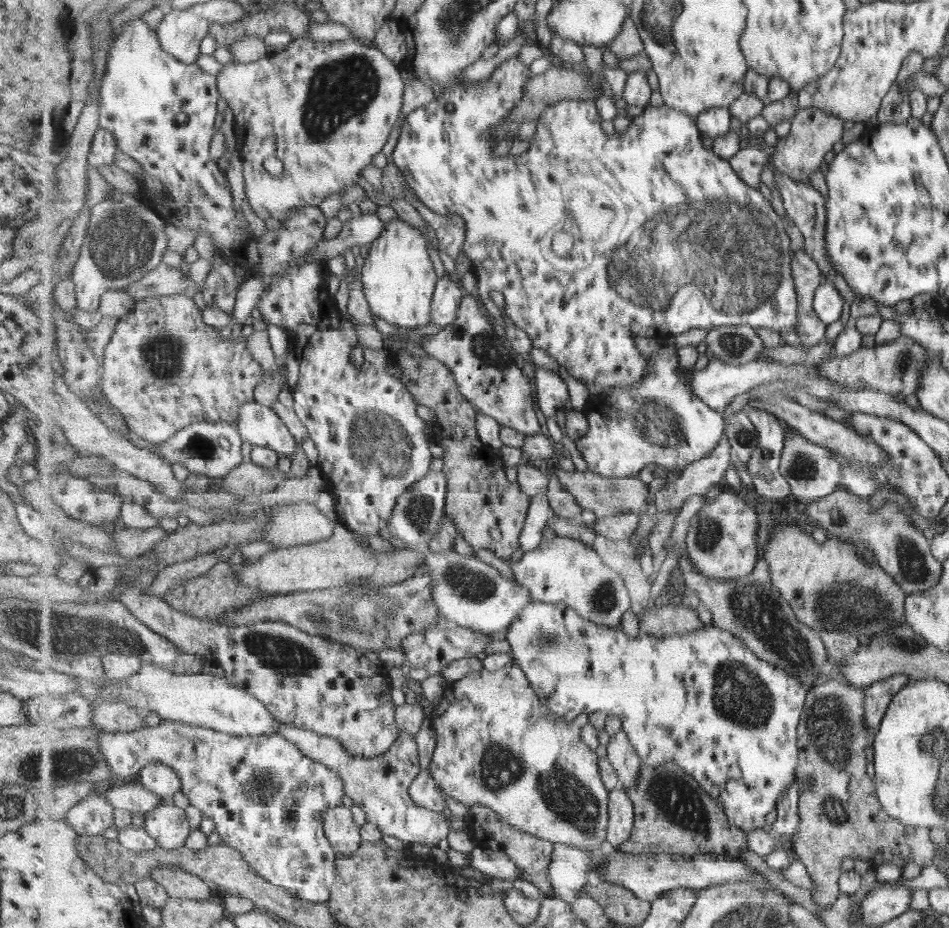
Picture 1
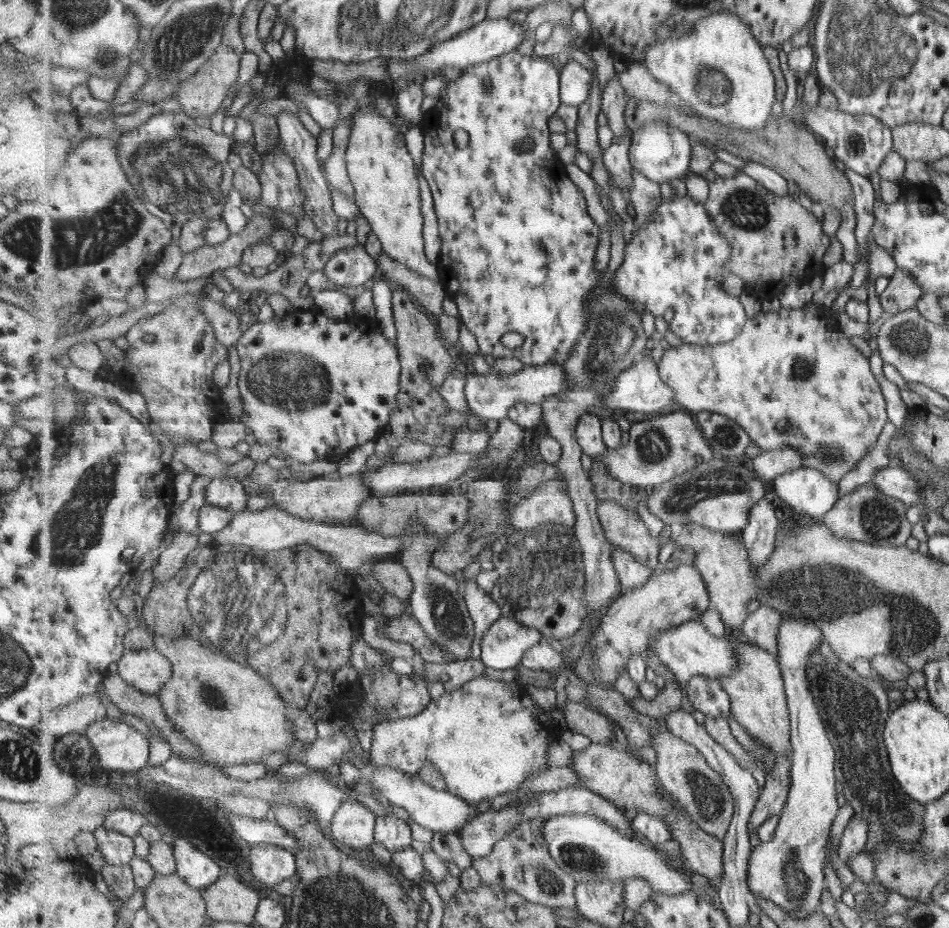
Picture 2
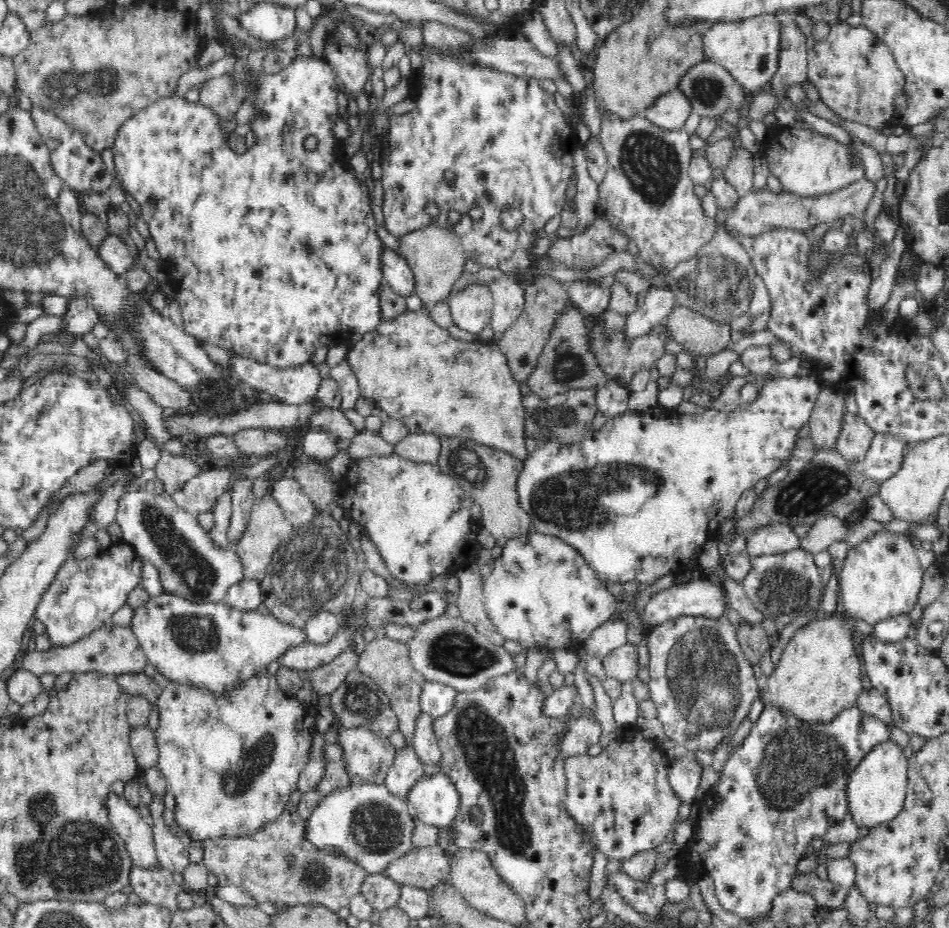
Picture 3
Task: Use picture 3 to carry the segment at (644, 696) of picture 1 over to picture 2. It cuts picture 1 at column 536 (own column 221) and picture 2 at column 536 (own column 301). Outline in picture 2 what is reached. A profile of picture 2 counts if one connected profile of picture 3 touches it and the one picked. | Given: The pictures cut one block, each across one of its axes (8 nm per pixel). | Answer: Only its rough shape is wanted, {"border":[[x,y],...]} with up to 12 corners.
{"border":[[502,616],[481,638],[480,659],[515,668],[544,638],[539,629]]}

